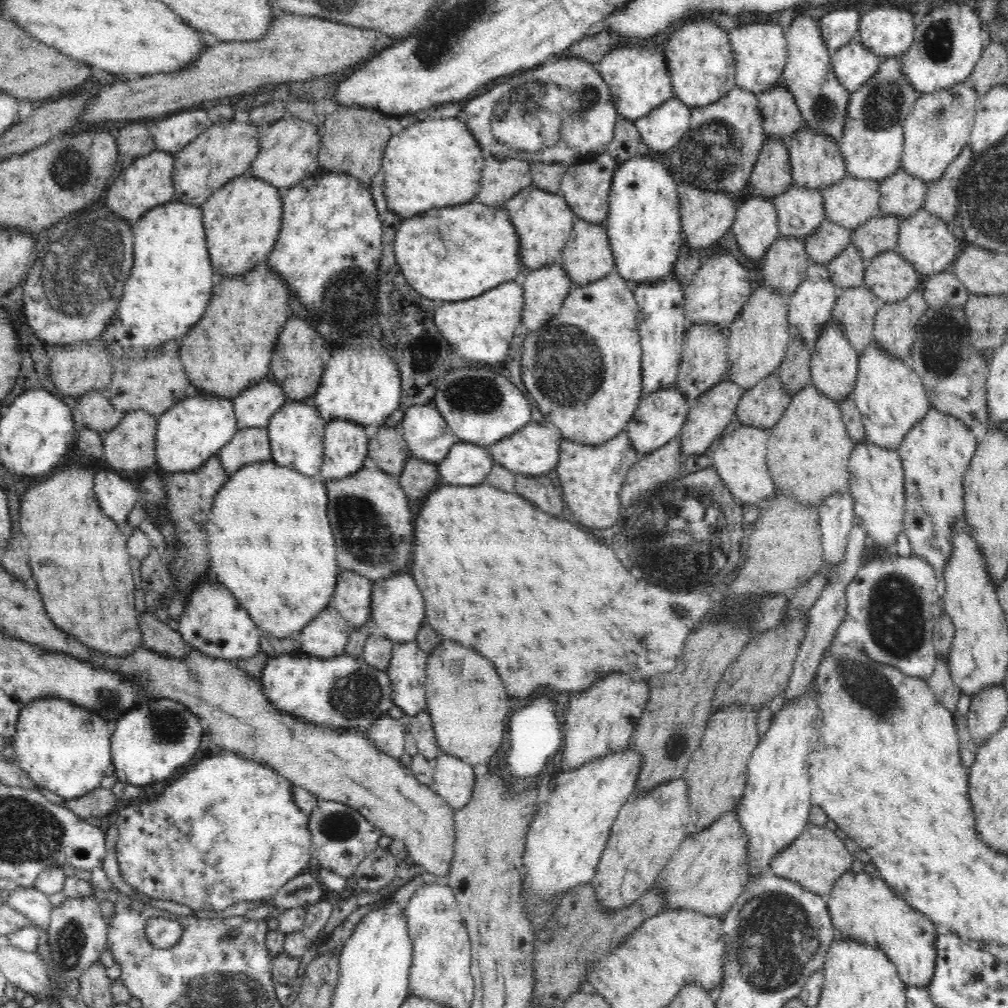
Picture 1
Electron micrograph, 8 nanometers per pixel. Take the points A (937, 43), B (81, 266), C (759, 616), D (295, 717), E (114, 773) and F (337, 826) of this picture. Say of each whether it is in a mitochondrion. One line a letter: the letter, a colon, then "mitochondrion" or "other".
A: mitochondrion
B: mitochondrion
C: mitochondrion
D: other
E: other
F: mitochondrion

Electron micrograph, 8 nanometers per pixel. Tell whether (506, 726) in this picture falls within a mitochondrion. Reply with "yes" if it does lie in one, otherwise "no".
no

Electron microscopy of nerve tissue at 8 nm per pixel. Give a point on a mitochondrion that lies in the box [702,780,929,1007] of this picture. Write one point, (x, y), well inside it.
(773, 941)

